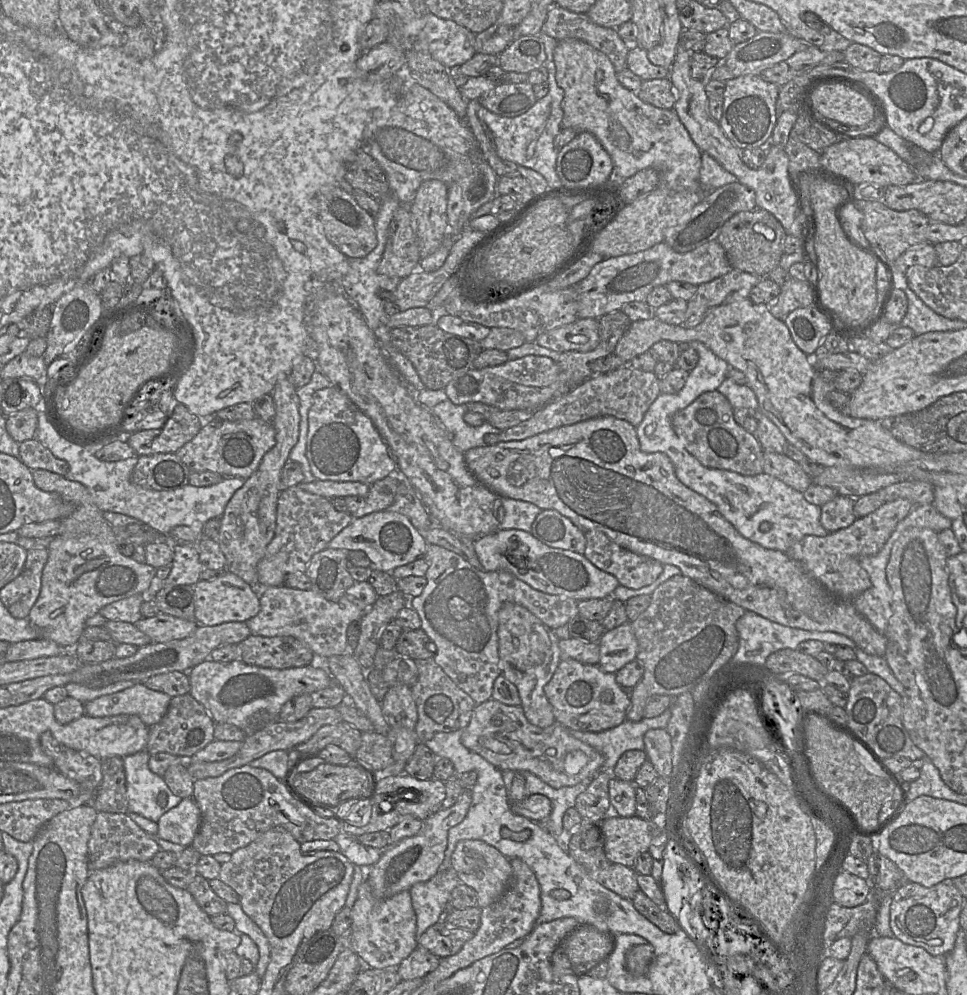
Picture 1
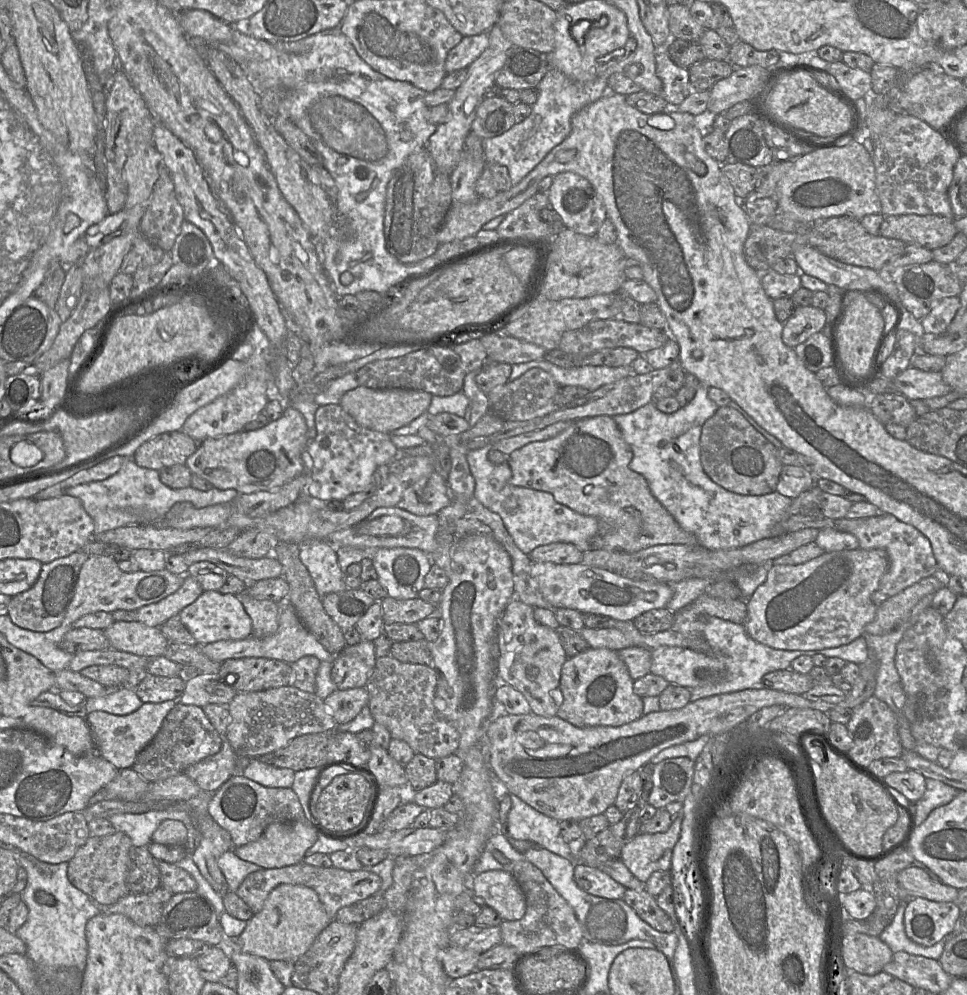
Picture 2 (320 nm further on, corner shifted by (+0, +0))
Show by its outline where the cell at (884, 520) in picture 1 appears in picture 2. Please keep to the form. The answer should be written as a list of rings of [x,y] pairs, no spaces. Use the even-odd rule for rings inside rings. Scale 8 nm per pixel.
[[[883,549],[824,552],[798,565],[773,565],[767,578],[747,599],[744,627],[755,641],[779,650],[820,650],[847,645],[864,633],[864,628],[875,618],[878,606],[871,599],[889,565]]]

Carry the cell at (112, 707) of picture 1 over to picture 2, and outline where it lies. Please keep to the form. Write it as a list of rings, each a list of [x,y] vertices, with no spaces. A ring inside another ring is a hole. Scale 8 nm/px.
[[[174,700],[161,703],[143,703],[136,711],[124,716],[102,711],[89,713],[86,719],[94,737],[96,753],[118,770],[131,769],[136,756],[152,741],[164,718],[176,703],[177,701]]]

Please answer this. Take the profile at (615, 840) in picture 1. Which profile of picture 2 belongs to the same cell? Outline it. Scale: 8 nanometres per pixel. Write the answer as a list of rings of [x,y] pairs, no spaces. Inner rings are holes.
[[[682,810],[676,815],[668,831],[655,834],[638,833],[623,847],[620,854],[621,861],[641,882],[646,883],[655,871],[670,871],[673,849],[680,838],[683,818]]]

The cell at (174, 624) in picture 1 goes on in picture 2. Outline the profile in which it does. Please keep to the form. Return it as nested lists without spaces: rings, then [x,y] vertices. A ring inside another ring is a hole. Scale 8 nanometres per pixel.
[[[139,621],[114,622],[103,632],[109,648],[146,658],[162,656],[169,644],[159,628]]]

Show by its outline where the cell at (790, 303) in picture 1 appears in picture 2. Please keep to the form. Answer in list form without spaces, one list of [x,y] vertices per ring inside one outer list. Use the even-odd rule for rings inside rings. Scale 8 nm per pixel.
[[[812,305],[798,306],[795,313],[783,323],[782,340],[785,345],[795,348],[821,331],[826,333],[826,311]]]

